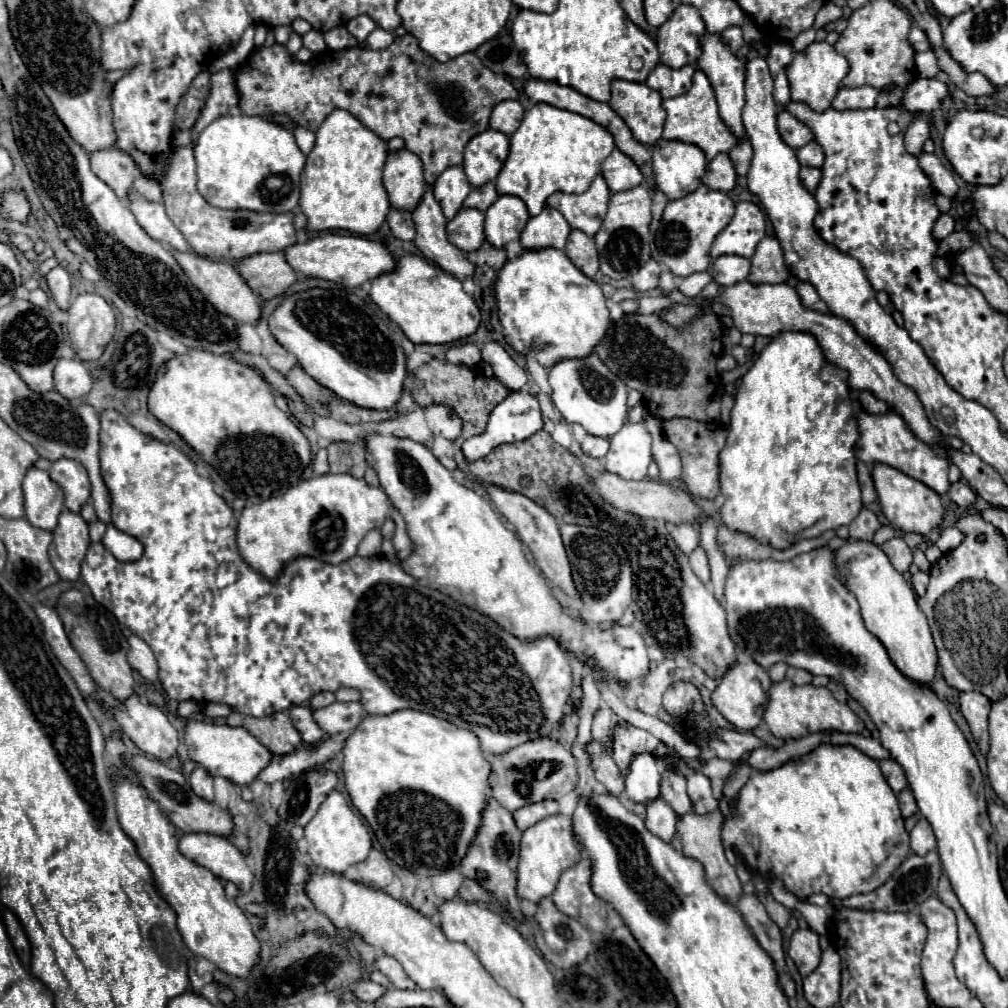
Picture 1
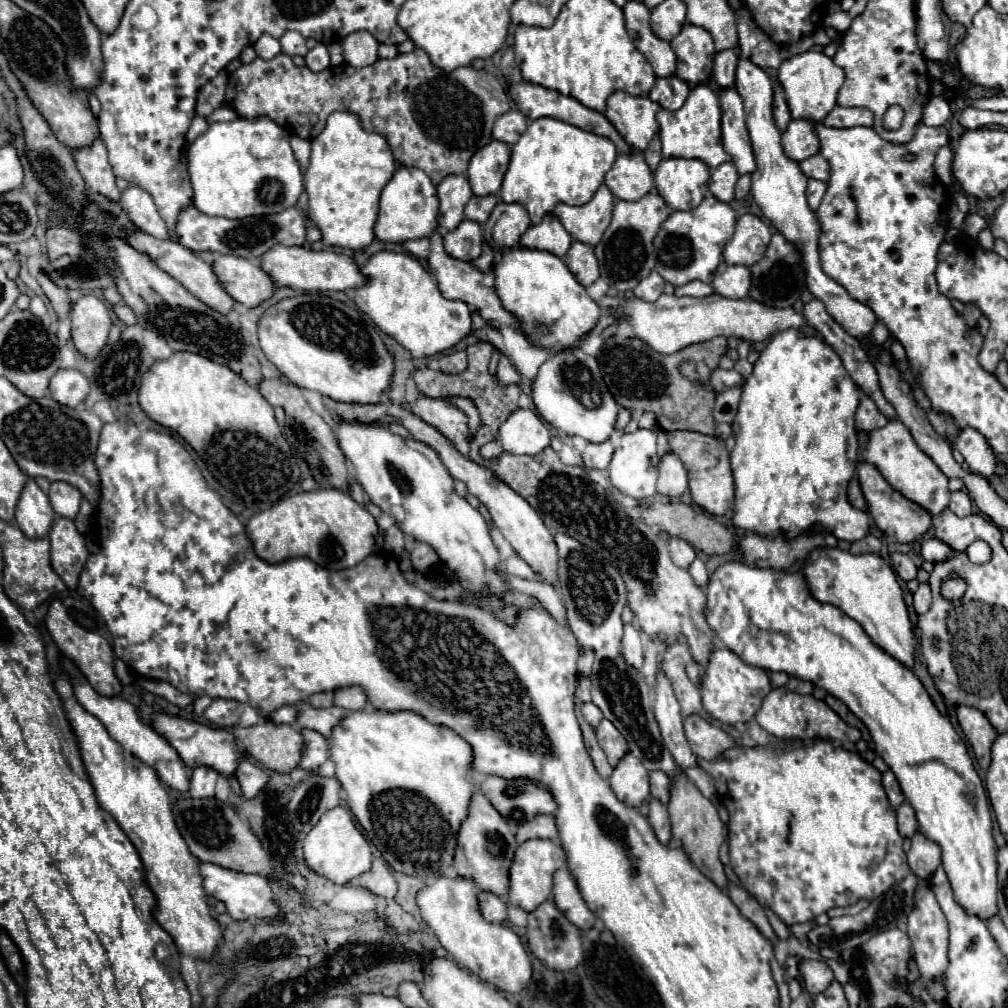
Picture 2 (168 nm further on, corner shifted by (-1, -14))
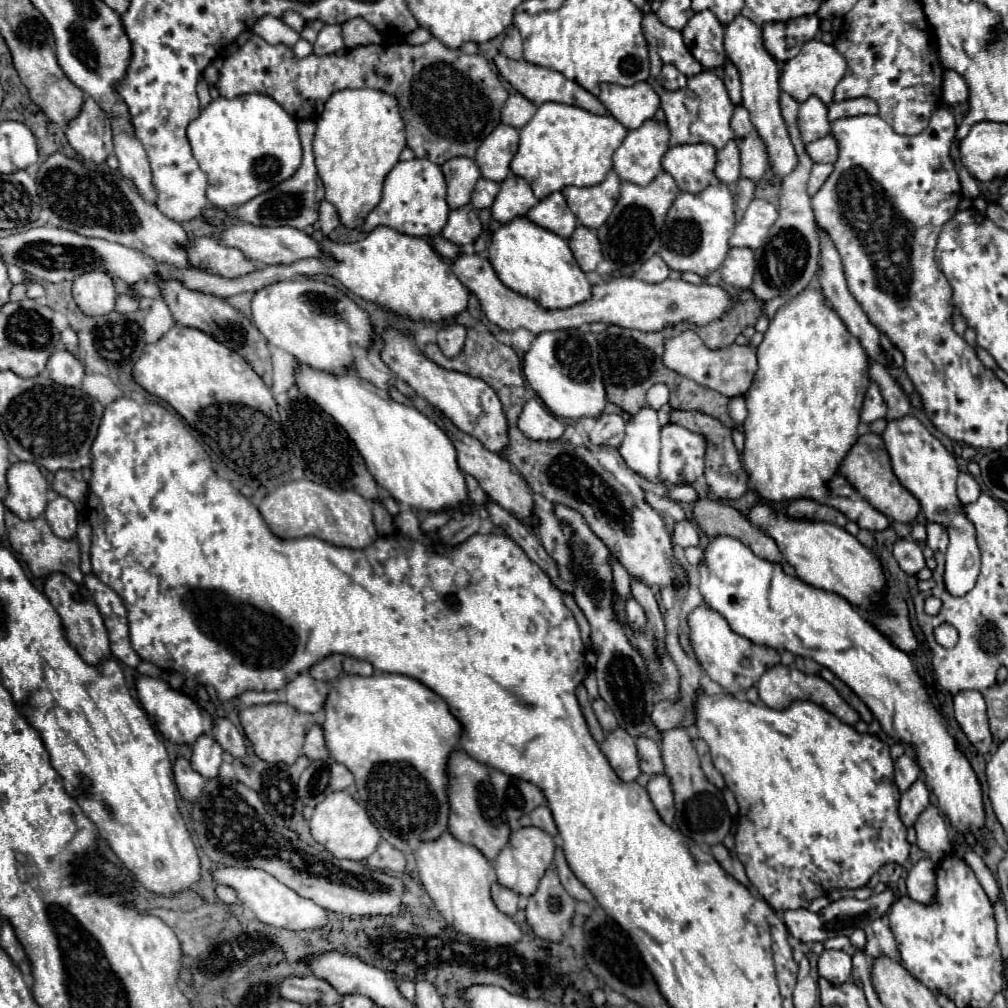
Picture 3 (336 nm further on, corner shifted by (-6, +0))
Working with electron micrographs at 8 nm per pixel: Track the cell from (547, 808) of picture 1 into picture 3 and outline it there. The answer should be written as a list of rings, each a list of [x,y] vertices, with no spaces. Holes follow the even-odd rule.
[[[545,804],[543,806],[537,806],[537,810],[525,814],[519,822],[521,822],[521,826],[535,826],[535,828],[545,830],[549,836],[557,836],[557,826],[553,822],[551,810]]]

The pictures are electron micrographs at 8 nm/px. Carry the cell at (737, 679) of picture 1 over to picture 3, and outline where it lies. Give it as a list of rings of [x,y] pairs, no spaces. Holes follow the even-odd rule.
[[[705,606],[695,608],[687,616],[687,624],[689,624],[689,640],[693,644],[693,652],[699,660],[699,664],[705,668],[709,678],[715,680],[717,684],[721,684],[721,688],[727,690],[729,694],[747,690],[749,686],[753,686],[753,682],[757,682],[761,678],[761,674],[765,670],[769,670],[773,664],[779,662],[779,652],[775,648],[757,646],[751,640],[735,634],[729,628],[727,620],[711,608],[705,608]]]

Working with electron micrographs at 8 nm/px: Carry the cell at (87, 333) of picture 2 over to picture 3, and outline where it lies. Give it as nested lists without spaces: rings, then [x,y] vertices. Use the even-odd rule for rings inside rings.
[[[93,270],[93,274],[81,274],[81,278],[75,278],[73,298],[85,314],[103,316],[115,308],[117,294],[111,276]]]

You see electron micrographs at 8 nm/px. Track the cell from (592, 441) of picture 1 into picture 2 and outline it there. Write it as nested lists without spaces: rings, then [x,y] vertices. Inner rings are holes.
[[[606,440],[602,444],[588,444],[582,454],[584,466],[586,468],[608,468],[612,454],[614,454],[614,446],[610,440]]]

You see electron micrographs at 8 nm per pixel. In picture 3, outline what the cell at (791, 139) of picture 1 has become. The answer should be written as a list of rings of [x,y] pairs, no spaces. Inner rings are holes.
[[[809,98],[801,104],[797,122],[805,144],[819,140],[831,132],[831,122],[827,120],[827,106],[819,98]]]

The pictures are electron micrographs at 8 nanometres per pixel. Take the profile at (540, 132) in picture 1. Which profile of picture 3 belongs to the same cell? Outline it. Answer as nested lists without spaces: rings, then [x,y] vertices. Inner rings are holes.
[[[545,102],[533,120],[521,128],[519,150],[511,160],[511,172],[525,178],[539,200],[565,186],[597,186],[611,170],[611,156],[621,146],[627,128],[613,116],[597,116],[579,106]]]

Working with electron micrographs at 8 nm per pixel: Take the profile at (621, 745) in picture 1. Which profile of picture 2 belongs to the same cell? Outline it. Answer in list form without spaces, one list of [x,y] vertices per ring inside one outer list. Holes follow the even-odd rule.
[[[610,720],[600,722],[600,726],[596,728],[596,736],[612,766],[616,766],[620,762],[620,756],[628,754],[628,744],[626,744],[624,736],[620,736],[620,730]]]

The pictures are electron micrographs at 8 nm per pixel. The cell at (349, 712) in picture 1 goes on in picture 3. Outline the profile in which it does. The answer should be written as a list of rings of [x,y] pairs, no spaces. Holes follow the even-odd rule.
[[[301,672],[285,686],[285,700],[295,710],[315,714],[323,710],[327,692],[329,692],[329,686],[325,682],[311,678],[309,672]]]

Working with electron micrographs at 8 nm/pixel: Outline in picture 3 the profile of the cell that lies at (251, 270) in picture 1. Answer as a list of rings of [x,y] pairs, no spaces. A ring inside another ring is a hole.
[[[213,236],[193,238],[185,246],[189,264],[197,270],[205,270],[209,274],[217,274],[223,278],[237,278],[253,272],[257,266],[247,260],[241,250],[223,246]]]

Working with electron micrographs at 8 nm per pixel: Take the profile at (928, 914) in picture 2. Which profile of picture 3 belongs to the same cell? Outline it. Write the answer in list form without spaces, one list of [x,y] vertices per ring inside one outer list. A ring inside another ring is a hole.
[[[929,858],[919,860],[907,876],[909,896],[921,904],[933,902],[935,896],[935,864]]]

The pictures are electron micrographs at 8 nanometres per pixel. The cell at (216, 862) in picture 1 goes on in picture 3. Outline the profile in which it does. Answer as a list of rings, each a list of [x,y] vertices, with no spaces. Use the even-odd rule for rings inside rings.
[[[217,868],[213,878],[219,884],[227,884],[237,890],[237,896],[243,906],[247,906],[257,920],[269,926],[287,928],[287,930],[321,930],[327,926],[327,910],[317,906],[313,900],[301,898],[297,892],[281,884],[277,878],[257,868]]]

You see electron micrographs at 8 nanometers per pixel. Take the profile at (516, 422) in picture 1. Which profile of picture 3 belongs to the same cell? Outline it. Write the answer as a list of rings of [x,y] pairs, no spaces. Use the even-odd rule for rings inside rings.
[[[529,400],[519,416],[521,432],[531,440],[561,440],[565,432],[563,420],[553,416],[541,402]]]

